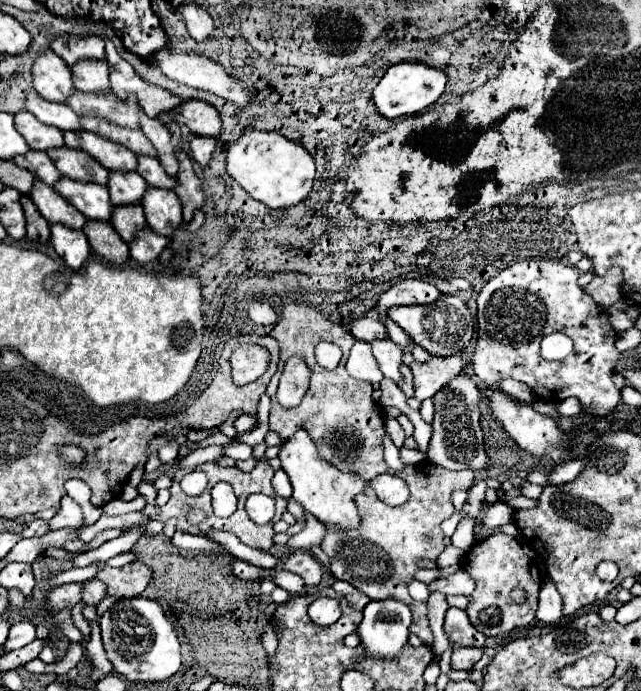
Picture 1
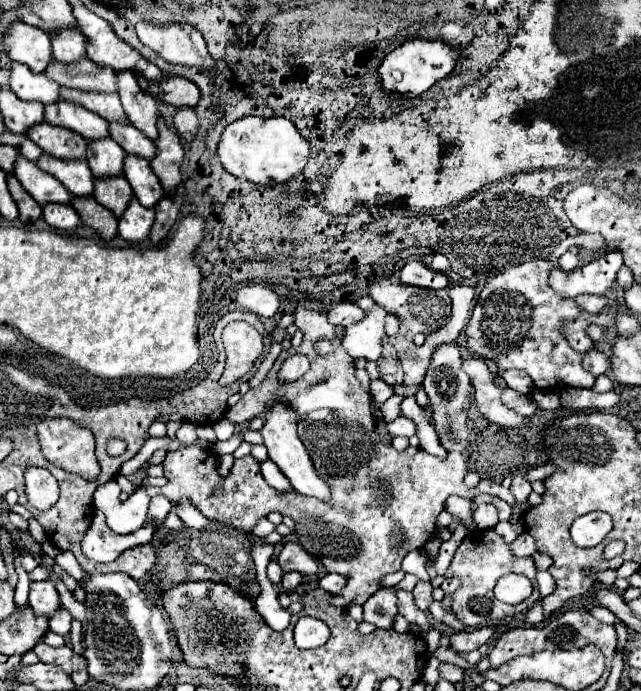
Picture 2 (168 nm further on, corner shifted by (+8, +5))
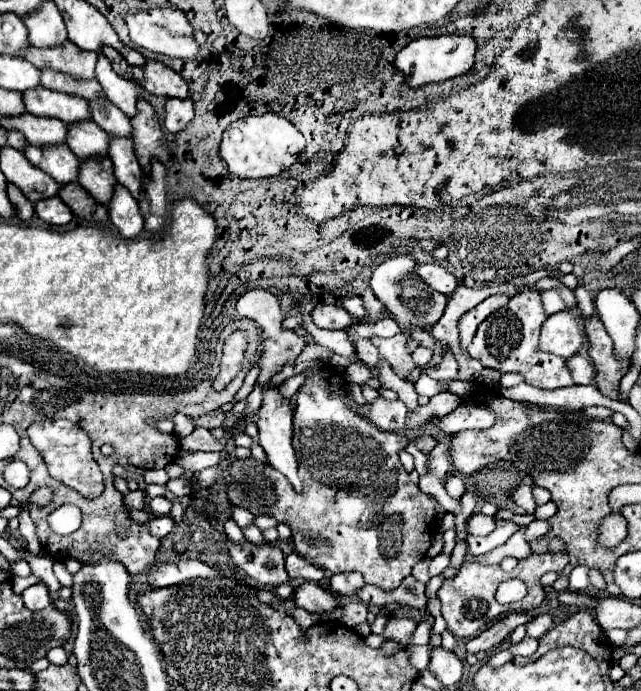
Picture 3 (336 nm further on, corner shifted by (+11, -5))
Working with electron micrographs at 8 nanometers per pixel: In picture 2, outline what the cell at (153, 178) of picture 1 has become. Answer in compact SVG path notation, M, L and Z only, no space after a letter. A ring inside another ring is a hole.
M129 120L127 122L109 122L111 126L111 138L127 152L143 156L145 160L151 160L155 156L155 144L139 132Z

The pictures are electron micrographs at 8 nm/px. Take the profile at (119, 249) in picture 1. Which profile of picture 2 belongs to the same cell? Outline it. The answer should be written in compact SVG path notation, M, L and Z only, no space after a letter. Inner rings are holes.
M73 198L71 206L77 210L81 220L95 228L103 240L111 240L117 234L117 218L105 206L99 206L95 198Z

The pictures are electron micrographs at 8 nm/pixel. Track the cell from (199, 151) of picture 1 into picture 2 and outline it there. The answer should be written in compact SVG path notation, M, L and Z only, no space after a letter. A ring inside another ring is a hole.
M183 106L183 110L177 110L175 116L173 116L173 126L177 128L177 132L187 140L191 142L197 134L197 116L195 116L195 110L191 110L189 106Z

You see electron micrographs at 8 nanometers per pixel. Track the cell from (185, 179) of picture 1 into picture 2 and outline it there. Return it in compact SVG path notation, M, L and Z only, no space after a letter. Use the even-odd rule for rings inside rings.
M159 116L157 120L157 140L155 140L155 158L149 162L153 174L159 178L163 190L167 196L175 194L175 188L181 184L181 174L179 174L179 164L183 160L183 146L181 140L175 132L171 132L163 118Z

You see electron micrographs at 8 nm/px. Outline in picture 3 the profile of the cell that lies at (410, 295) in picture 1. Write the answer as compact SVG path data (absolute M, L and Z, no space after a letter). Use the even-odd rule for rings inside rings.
M422 264L422 266L416 268L416 274L432 290L436 290L440 294L446 294L446 296L450 296L456 290L456 286L458 286L456 276L450 270L446 270L444 266L440 266L440 264Z

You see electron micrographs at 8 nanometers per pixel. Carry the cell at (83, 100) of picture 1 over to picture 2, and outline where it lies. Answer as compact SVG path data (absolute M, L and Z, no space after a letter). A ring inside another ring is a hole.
M89 58L75 62L75 66L63 66L63 62L51 60L47 66L47 76L61 86L79 88L79 90L97 90L97 92L117 92L115 72L109 66L95 66Z

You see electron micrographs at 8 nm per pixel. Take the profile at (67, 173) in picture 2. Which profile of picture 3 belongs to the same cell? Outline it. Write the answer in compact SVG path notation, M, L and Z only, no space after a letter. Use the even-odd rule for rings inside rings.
M40 148L24 150L24 156L42 172L52 176L60 186L72 184L78 180L80 160L72 156L70 148L48 148L48 152L40 152Z

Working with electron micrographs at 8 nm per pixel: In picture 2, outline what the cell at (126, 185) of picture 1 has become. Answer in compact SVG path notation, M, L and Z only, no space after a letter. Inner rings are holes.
M103 138L103 142L87 142L87 162L95 178L121 174L123 158L125 150L113 138Z

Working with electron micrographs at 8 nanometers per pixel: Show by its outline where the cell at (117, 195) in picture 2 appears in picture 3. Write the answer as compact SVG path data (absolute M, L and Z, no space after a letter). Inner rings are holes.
M104 160L104 164L80 164L80 186L96 202L108 206L116 184L112 160Z

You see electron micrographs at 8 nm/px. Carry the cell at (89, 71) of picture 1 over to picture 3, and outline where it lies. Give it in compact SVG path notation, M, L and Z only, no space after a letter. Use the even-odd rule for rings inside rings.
M54 2L48 4L48 8L40 8L40 12L24 20L24 24L28 28L28 40L36 48L58 48L68 40L64 20Z

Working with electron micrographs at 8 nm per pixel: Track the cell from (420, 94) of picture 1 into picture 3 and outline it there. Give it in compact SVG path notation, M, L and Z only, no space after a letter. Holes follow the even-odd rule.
M466 34L418 38L398 52L394 60L394 68L406 76L406 84L410 88L422 88L426 84L444 82L468 72L474 64L474 52L476 52L476 42L472 36L466 36Z

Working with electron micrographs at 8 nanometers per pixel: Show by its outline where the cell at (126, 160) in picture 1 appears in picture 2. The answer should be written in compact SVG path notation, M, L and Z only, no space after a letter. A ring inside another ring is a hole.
M59 100L53 102L51 106L45 106L45 120L53 126L75 130L85 140L97 140L109 136L109 126L105 118L99 118L99 114L91 114L81 106L71 106L71 102Z

